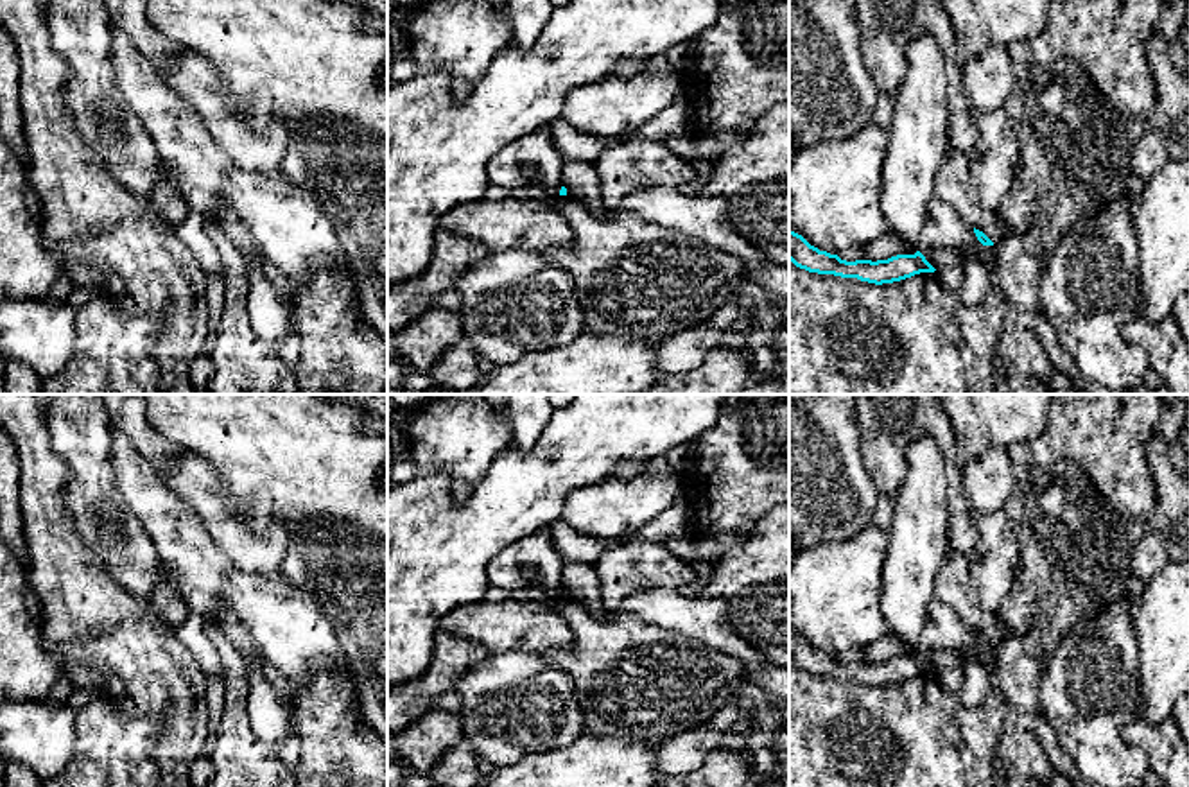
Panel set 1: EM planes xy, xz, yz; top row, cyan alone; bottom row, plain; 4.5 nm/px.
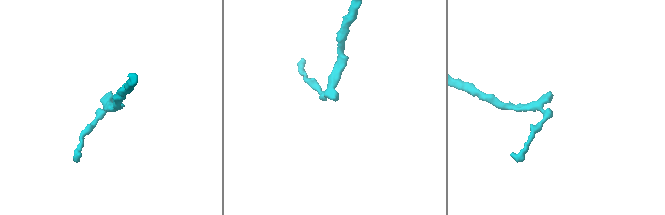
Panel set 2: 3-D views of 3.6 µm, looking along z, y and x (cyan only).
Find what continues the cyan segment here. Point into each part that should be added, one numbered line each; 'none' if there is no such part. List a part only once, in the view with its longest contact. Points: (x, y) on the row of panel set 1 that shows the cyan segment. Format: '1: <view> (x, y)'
none

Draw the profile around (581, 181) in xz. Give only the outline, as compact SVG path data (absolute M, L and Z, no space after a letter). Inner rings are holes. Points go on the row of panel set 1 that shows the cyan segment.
M563 158L561 179L567 188L567 195L583 203L597 219L597 212L603 208L603 190L595 167Z

